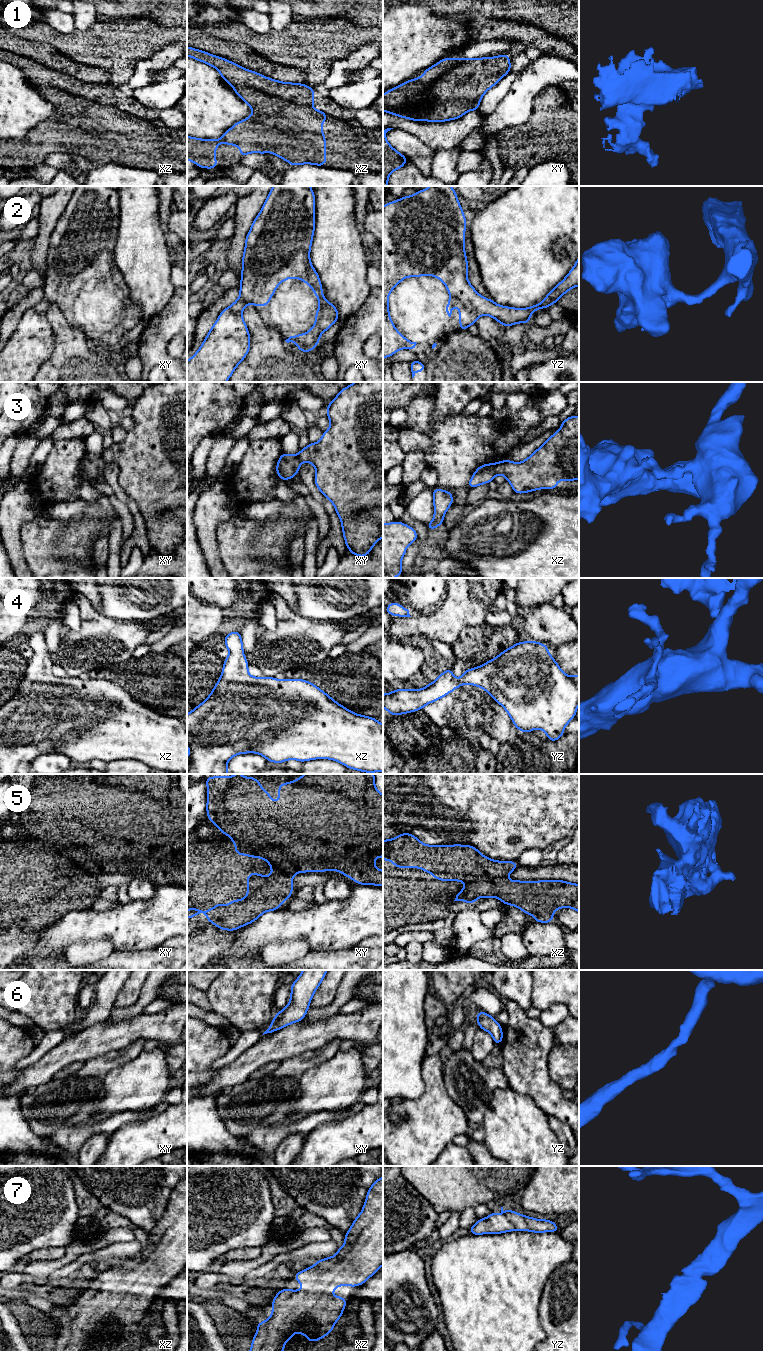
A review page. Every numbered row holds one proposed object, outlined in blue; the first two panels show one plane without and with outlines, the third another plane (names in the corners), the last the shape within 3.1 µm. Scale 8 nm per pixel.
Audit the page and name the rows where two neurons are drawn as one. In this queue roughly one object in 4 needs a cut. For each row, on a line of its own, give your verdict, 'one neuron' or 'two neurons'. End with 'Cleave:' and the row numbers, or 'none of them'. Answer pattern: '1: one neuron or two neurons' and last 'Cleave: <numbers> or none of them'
1: two neurons
2: one neuron
3: two neurons
4: one neuron
5: two neurons
6: one neuron
7: one neuron
Cleave: 1, 3, 5

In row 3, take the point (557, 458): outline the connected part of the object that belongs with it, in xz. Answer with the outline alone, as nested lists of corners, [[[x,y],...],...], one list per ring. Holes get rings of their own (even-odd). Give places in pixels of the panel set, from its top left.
[[[572,415],[560,425],[560,430],[524,461],[493,463],[496,474],[506,477],[514,494],[556,489],[559,480],[579,480],[579,416]]]

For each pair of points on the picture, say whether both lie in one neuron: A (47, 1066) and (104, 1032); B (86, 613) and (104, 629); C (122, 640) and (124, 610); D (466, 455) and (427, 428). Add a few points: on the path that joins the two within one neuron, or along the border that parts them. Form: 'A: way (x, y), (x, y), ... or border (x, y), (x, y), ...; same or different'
A: way (61, 1056), (75, 1047), (90, 1043); same
B: way (91, 617), (99, 624); same
C: border (103, 614), (116, 619), (141, 620), (146, 623); different
D: way (456, 445), (445, 434), (437, 431); same

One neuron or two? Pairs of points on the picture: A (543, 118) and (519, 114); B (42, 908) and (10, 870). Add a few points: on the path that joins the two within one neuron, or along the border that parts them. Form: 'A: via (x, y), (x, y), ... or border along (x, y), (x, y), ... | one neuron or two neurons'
A: border along (533, 109), (530, 115) | two neurons
B: via (33, 899), (13, 879) | one neuron

